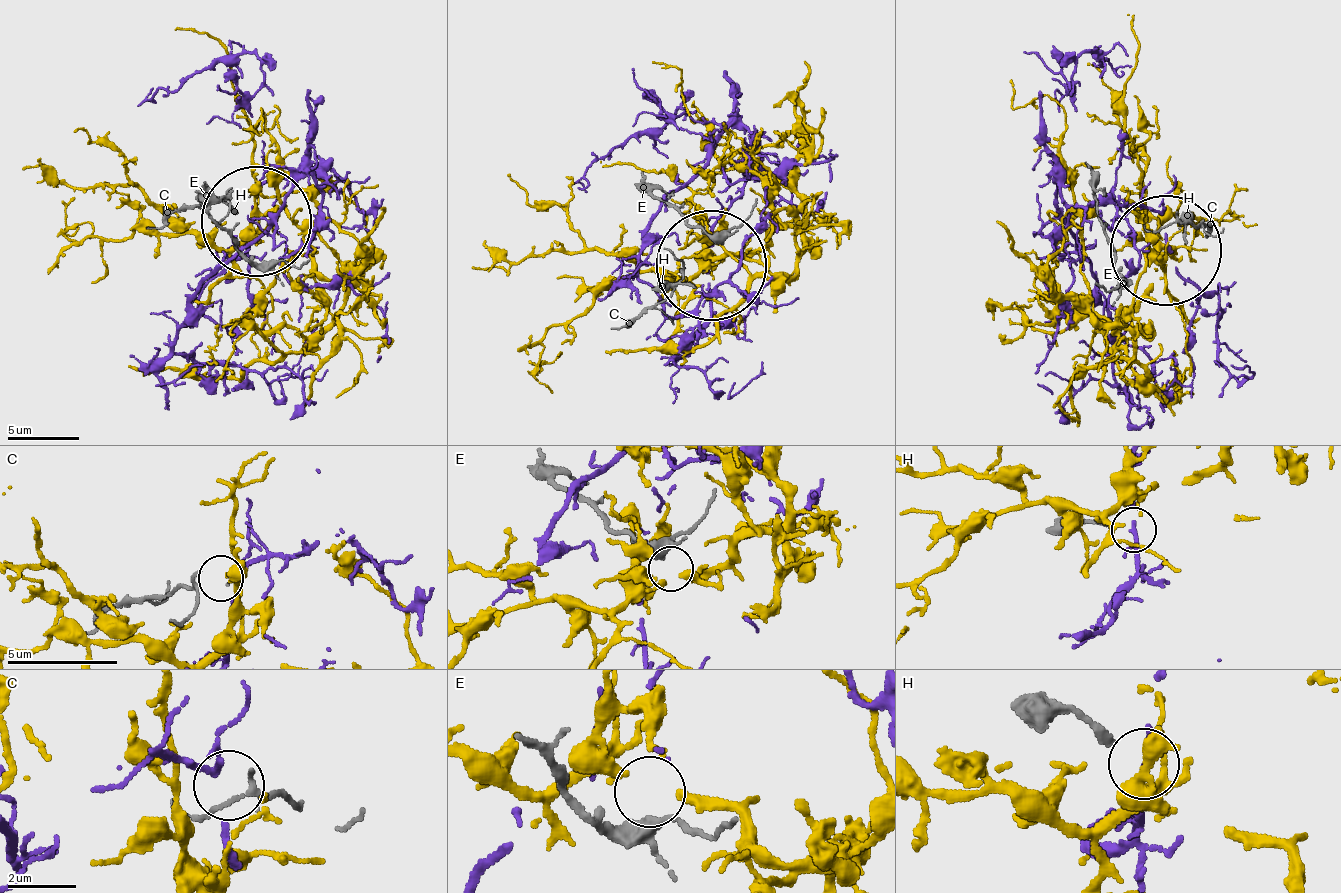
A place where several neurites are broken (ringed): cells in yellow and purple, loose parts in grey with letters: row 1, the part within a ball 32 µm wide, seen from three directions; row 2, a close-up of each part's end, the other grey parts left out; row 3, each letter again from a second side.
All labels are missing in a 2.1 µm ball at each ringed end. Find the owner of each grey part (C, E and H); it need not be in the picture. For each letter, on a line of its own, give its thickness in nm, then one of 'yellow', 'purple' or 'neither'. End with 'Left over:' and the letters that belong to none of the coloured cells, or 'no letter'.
C: 40 nm thick; purple
E: 340 nm thick; yellow
H: 200 nm thick; neither
Left over: H

